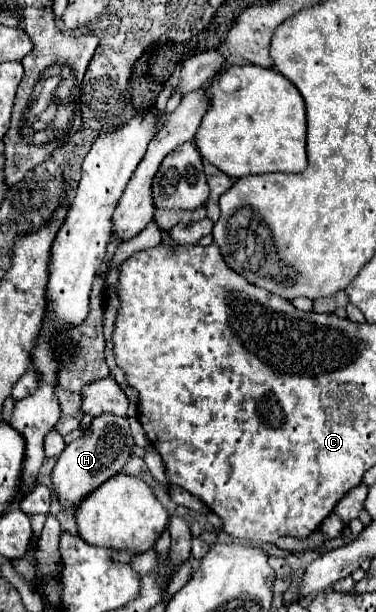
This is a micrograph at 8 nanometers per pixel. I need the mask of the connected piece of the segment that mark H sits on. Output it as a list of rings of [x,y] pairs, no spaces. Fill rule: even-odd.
[[[100,415],[92,421],[88,427],[86,435],[72,441],[62,453],[60,459],[56,461],[52,469],[52,487],[54,493],[60,499],[60,505],[66,513],[74,513],[78,509],[78,503],[82,497],[90,495],[100,487],[104,481],[108,481],[112,475],[120,473],[124,463],[132,455],[132,433],[126,417],[116,417],[116,415]]]

